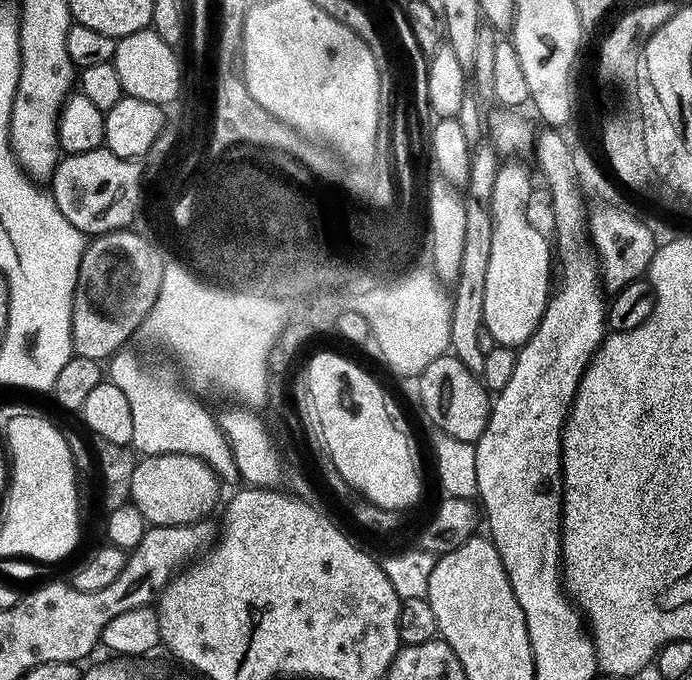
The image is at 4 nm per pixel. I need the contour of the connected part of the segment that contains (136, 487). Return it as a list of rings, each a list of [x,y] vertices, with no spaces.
[[[164,453],[162,456],[144,456],[132,475],[130,500],[149,525],[191,524],[204,516],[216,504],[222,484],[211,465],[199,456],[186,453]]]

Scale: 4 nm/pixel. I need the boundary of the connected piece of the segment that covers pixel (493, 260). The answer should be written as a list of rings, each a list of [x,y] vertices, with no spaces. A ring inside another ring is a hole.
[[[506,160],[497,167],[489,198],[493,232],[486,270],[483,320],[497,345],[511,348],[519,348],[534,334],[544,317],[552,290],[550,282],[554,280],[552,244],[527,217],[532,180],[527,168],[518,162],[521,161]]]

